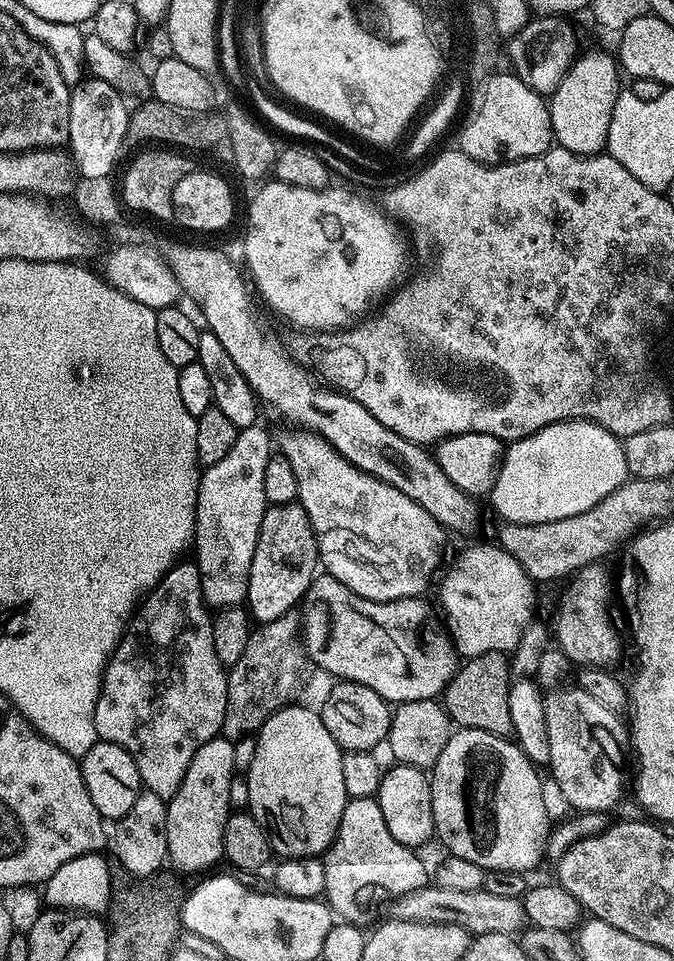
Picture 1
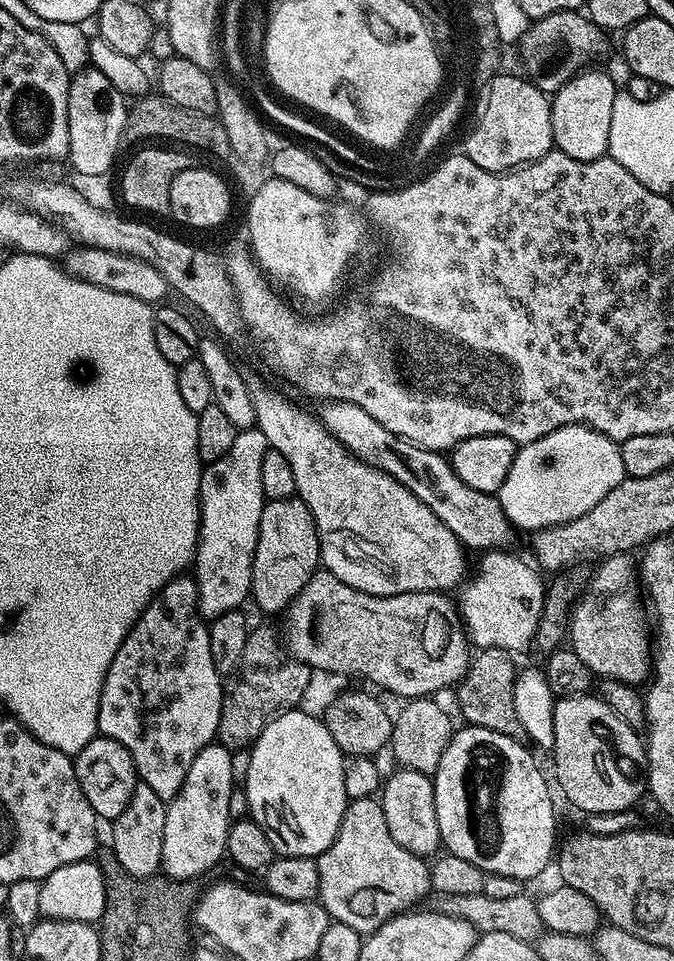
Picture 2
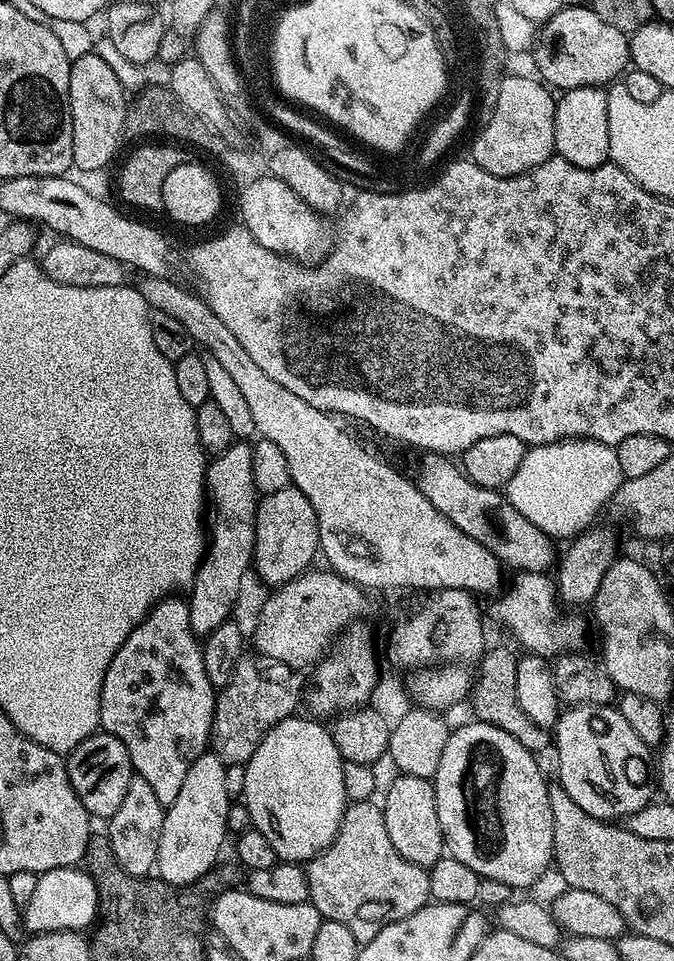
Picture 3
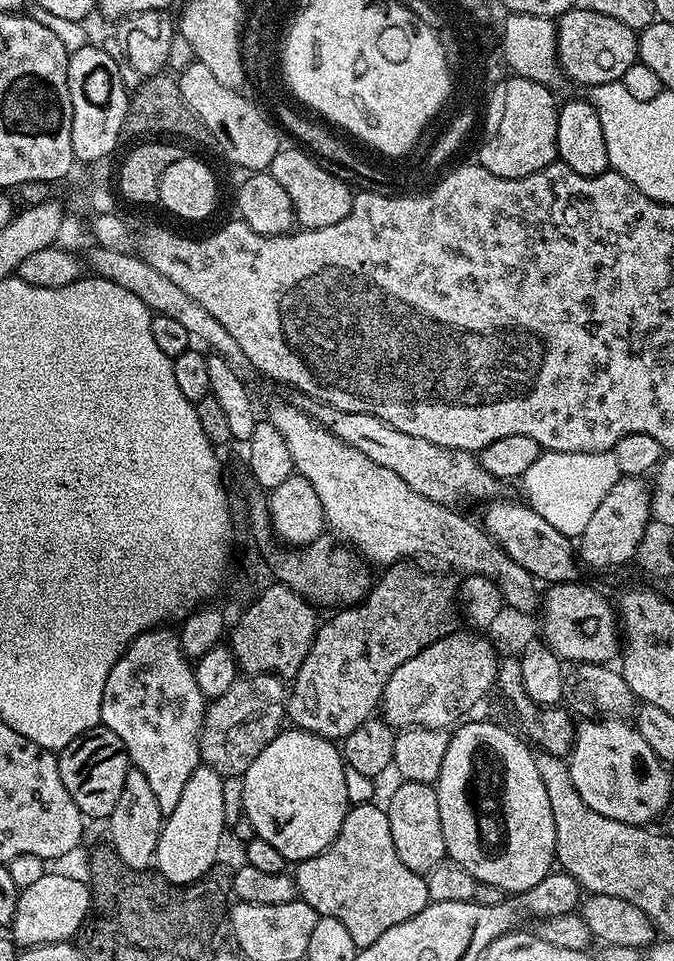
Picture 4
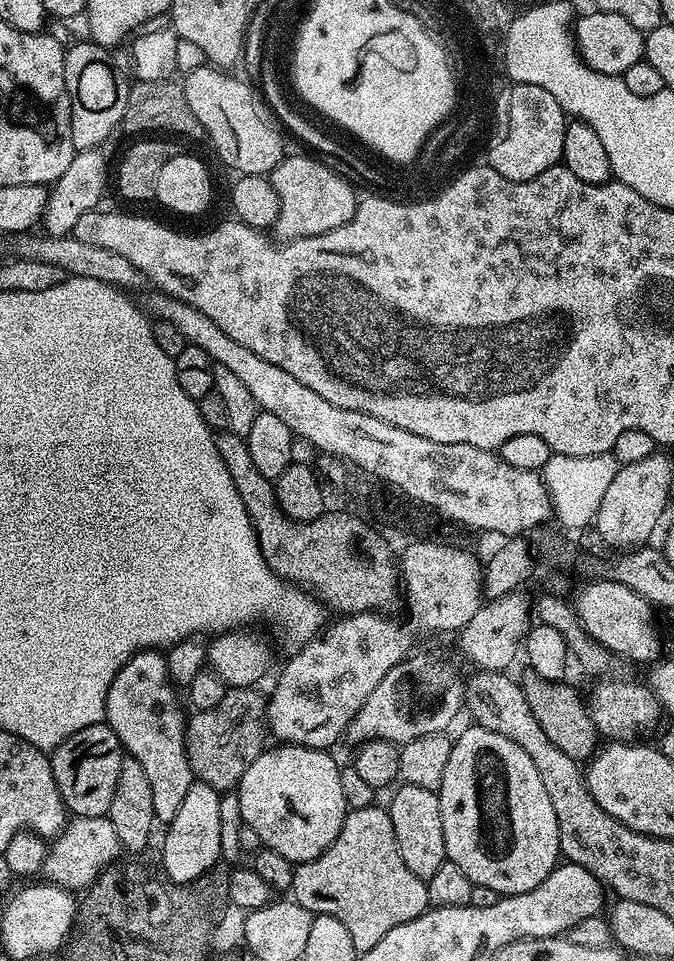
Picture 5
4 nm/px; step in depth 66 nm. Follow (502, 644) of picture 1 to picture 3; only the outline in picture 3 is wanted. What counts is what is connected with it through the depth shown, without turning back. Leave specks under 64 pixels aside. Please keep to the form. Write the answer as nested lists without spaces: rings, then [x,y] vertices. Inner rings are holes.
[[[516,572],[513,577],[512,585],[510,580],[499,593],[500,601],[496,604],[496,616],[512,631],[513,638],[524,650],[545,658],[561,653],[579,653],[584,648],[588,624],[580,616],[556,616],[558,589],[553,577],[543,572]]]

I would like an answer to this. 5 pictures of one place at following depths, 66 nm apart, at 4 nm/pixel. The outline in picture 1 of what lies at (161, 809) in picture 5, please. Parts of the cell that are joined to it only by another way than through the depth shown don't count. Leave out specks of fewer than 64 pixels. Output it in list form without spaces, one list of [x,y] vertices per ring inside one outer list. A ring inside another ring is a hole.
[[[195,562],[182,563],[174,563],[168,573],[153,586],[151,592],[140,601],[136,611],[132,613],[125,627],[124,635],[121,636],[115,650],[112,651],[108,665],[104,667],[104,680],[100,684],[100,697],[94,710],[94,726],[97,737],[125,748],[134,758],[134,766],[138,766],[141,785],[147,791],[158,794],[158,798],[166,801],[172,800],[174,794],[178,794],[178,786],[182,786],[182,778],[186,778],[186,770],[190,770],[190,762],[194,758],[194,754],[198,754],[198,750],[203,744],[217,739],[221,735],[226,718],[226,698],[228,697],[228,674],[225,664],[220,661],[218,653],[214,650],[214,630],[212,629],[214,616],[209,605],[204,603],[202,578],[198,574],[198,566]]]

